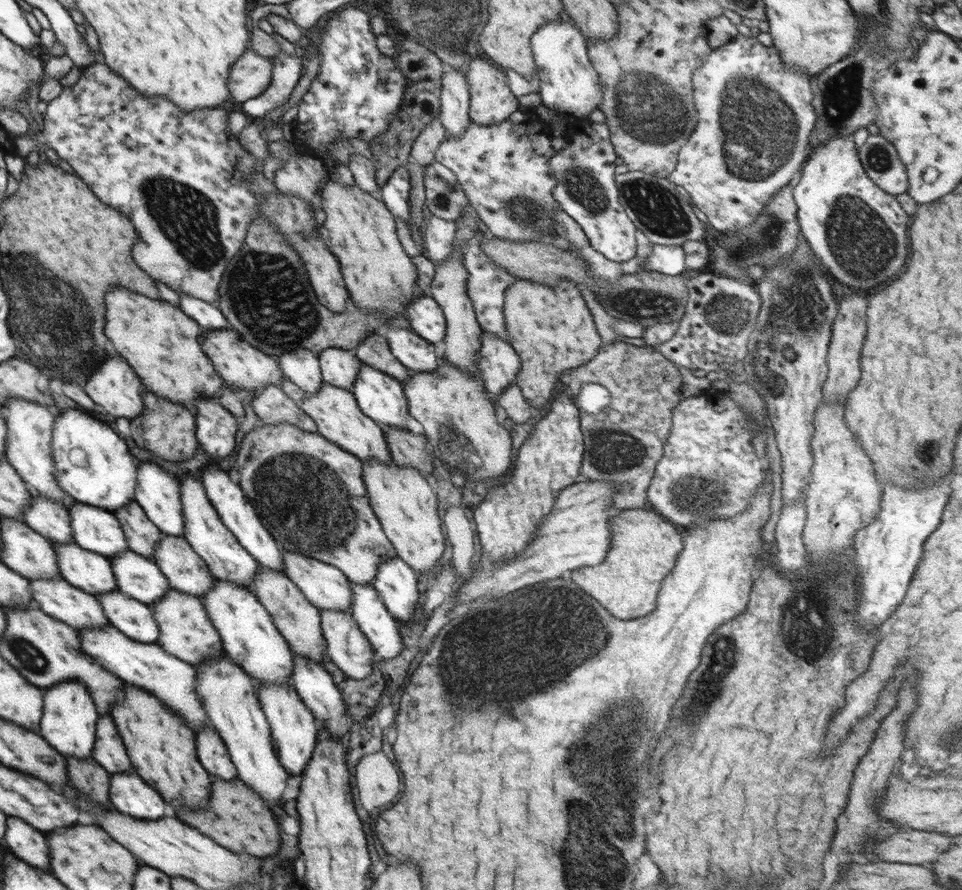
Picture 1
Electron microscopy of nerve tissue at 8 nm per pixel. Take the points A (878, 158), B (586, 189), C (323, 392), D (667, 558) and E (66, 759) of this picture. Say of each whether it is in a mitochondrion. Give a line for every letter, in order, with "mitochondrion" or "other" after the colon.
A: mitochondrion
B: mitochondrion
C: other
D: other
E: other

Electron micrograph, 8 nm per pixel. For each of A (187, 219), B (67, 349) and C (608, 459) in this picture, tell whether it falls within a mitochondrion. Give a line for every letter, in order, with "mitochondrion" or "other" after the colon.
A: mitochondrion
B: mitochondrion
C: mitochondrion

